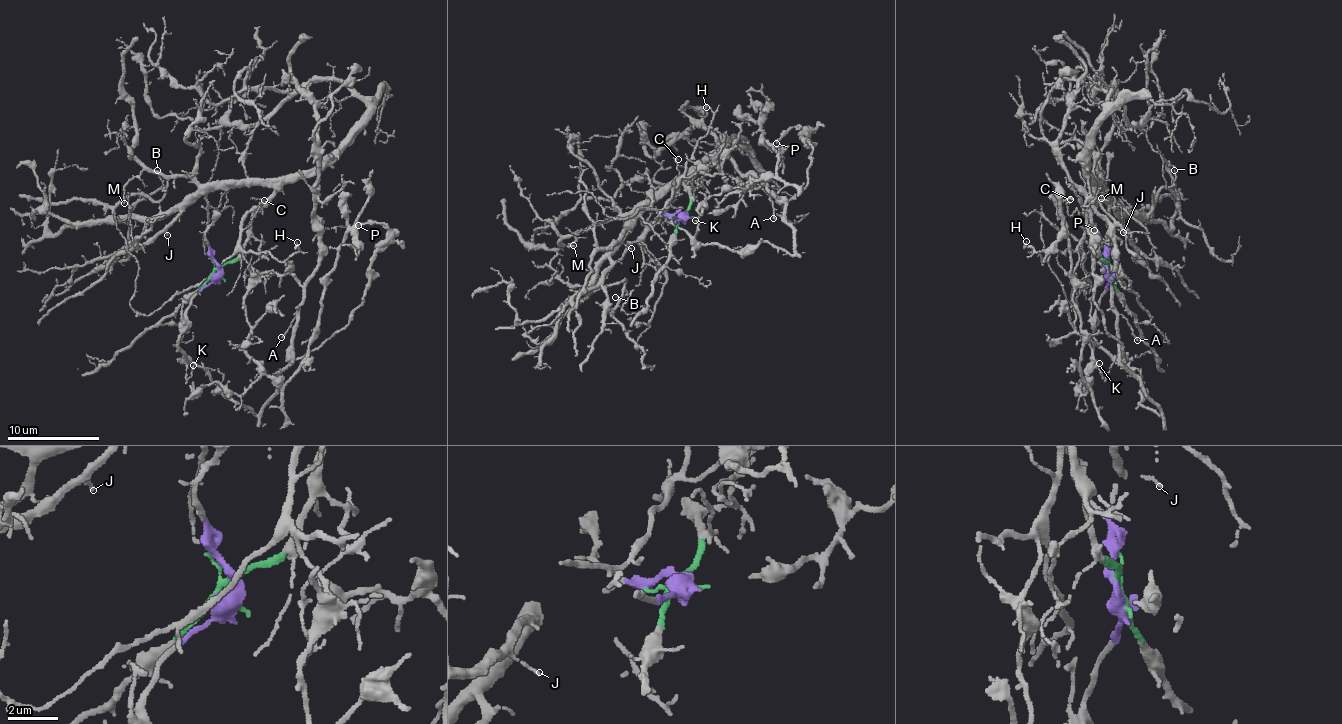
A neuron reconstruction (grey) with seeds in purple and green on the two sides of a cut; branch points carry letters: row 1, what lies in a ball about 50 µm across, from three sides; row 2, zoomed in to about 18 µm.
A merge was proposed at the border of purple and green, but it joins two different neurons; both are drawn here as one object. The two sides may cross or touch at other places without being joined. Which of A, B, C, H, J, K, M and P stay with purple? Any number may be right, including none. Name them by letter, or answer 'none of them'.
A, K, P

